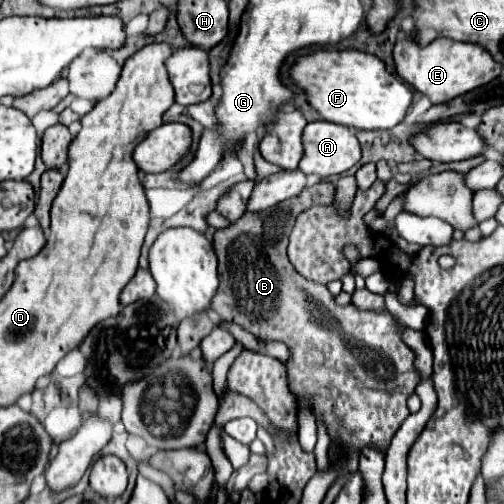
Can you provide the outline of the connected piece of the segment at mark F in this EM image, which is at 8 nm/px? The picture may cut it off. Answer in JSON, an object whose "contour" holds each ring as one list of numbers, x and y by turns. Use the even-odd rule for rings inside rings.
{"contour":[[316,50,314,54,298,56,290,68,290,80,304,90,308,104,320,114,322,120,360,130,394,128,398,122,404,120,412,104,412,90,400,78,390,74,378,56,360,50]]}

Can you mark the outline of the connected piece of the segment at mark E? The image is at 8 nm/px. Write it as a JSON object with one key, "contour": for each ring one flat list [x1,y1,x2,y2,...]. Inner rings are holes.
{"contour":[[408,36,394,46,394,62,398,76,412,88,416,88,420,94,428,96,432,104,448,102,478,86,484,86,496,76,500,76,502,70,502,66,494,62,492,56,478,44,466,44,456,40,434,40,428,46,420,48]]}

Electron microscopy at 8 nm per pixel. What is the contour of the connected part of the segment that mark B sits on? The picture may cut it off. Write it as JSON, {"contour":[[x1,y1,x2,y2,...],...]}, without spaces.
{"contour":[[318,182,302,190,302,194,262,212,248,212,234,224,216,230,214,250,218,256,218,278,220,286,212,298,210,308,228,322,240,324,244,330,252,332,262,342,280,340,288,346,290,356,284,362,288,388,294,394,298,408,300,400,310,400,314,416,322,418,330,440,334,442,334,452,330,452,332,466,338,468,340,458,336,452,340,448,362,450,366,446,386,450,394,432,402,426,410,414,406,400,418,386,418,374,414,370,414,352,400,340,400,324,390,312,362,312,348,306,336,306,334,296,324,284,304,280,286,256,288,236,294,228,294,220,300,212,314,204,332,204,336,196,336,186,332,182]]}

